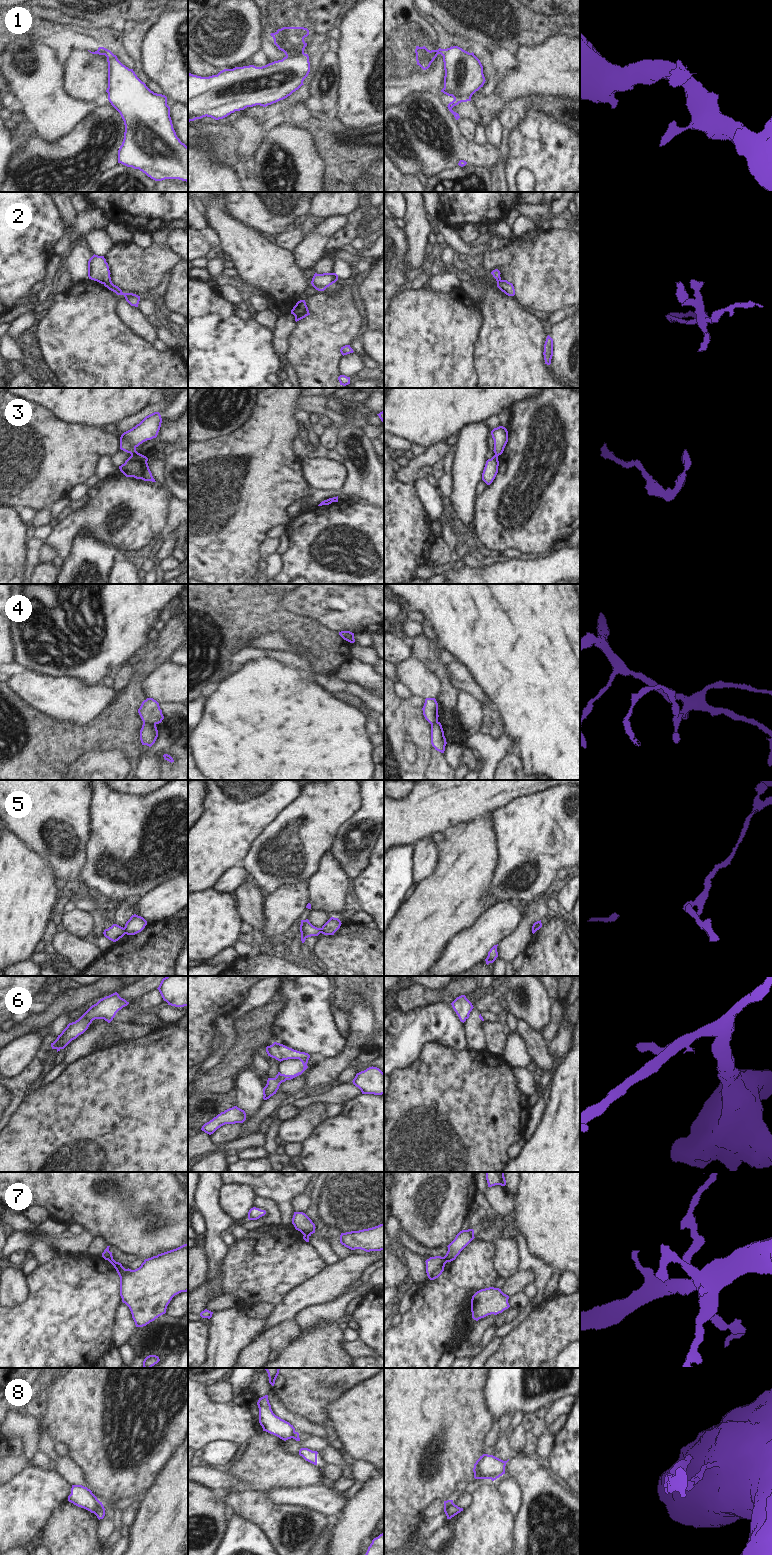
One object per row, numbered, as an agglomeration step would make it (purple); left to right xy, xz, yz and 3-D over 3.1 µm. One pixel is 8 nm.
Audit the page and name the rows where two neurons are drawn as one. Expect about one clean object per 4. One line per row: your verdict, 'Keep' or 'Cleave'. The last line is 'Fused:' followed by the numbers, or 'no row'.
1: Cleave
2: Cleave
3: Cleave
4: Cleave
5: Cleave
6: Cleave
7: Cleave
8: Cleave
Fused: 1, 2, 3, 4, 5, 6, 7, 8.

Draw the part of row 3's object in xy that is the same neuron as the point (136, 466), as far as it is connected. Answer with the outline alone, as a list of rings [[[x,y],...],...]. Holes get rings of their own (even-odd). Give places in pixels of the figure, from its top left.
[[[140,453],[131,455],[124,464],[119,466],[126,477],[134,477],[144,481],[156,482],[148,466],[148,458]]]

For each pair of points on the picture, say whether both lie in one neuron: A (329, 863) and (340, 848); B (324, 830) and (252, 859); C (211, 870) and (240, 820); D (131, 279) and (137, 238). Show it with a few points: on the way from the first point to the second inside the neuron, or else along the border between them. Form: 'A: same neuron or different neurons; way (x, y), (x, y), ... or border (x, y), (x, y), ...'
A: different neurons; border (330, 848), (347, 875)
B: same neuron; way (304, 813), (292, 820), (286, 820), (263, 840)
C: same neuron; way (211, 858), (211, 849), (228, 832)
D: different neurons; border (132, 240), (140, 246), (148, 246), (152, 242)

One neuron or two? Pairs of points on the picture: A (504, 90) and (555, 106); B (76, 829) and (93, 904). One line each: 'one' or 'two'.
A: two
B: one

